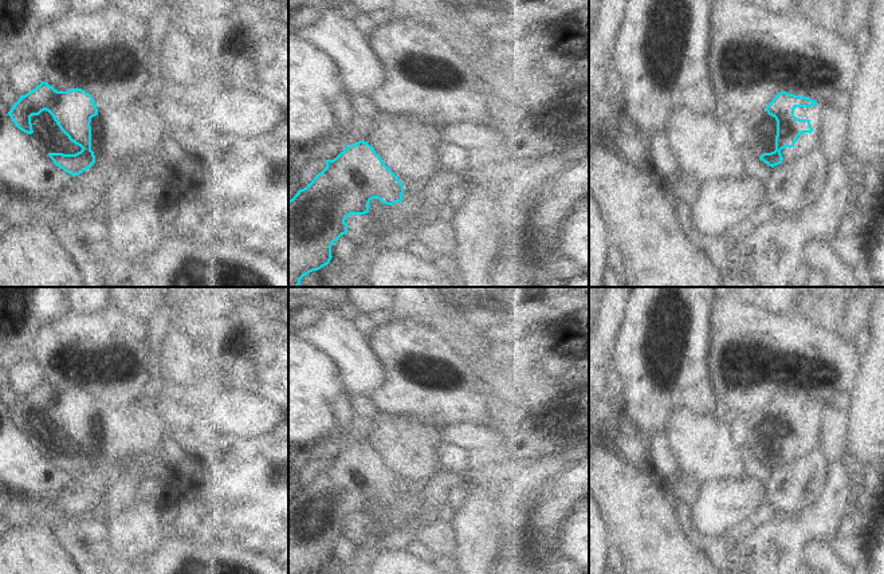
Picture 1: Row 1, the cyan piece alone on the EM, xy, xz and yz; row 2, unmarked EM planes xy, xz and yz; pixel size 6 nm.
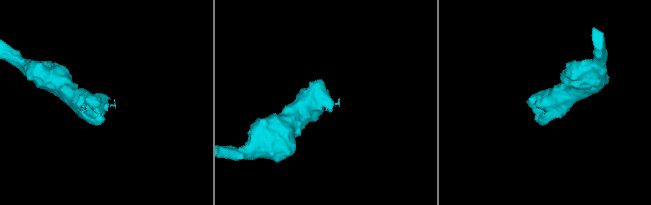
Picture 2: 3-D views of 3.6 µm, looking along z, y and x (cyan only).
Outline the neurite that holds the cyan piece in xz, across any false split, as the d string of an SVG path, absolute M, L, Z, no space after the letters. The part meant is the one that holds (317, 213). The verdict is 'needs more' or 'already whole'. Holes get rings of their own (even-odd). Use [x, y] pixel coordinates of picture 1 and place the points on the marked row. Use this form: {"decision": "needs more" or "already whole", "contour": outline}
{"decision": "needs more", "contour": "M358 141L345 146L334 160L326 160L326 168L288 201L288 287L298 287L303 276L330 263L331 245L347 233L346 217L368 213L373 198L393 205L402 201L405 185L410 185L412 193L420 196L436 182L460 182L461 173L449 176L439 153L439 168L429 177L423 177L423 156L400 153L398 145L373 148L365 141Z"}

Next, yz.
{"decision": "needs more", "contour": "M763 80L758 86L749 89L749 105L738 110L727 121L740 122L749 129L749 137L759 137L763 121L771 115L777 121L775 150L763 153L759 160L774 168L782 164L781 150L793 148L799 134L812 133L810 119L794 117L795 107L812 107L817 105L808 97L798 97L783 91L777 83Z"}

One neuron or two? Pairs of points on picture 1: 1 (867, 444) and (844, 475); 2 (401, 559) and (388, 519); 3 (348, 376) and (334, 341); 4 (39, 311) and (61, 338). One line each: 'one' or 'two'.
1: two
2: two
3: one
4: two

